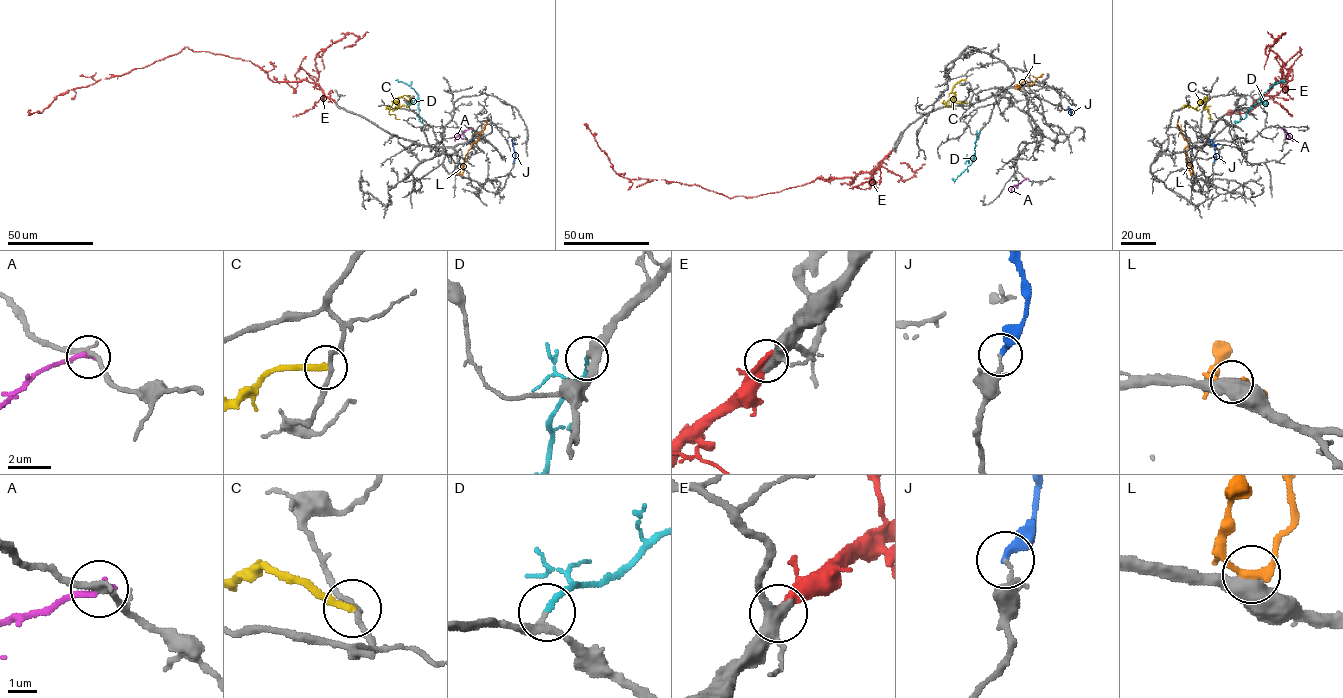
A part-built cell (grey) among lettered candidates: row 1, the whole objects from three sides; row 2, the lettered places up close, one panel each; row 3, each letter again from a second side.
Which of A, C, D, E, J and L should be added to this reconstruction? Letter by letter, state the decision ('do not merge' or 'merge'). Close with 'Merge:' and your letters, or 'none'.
A: do not merge
C: do not merge
D: merge
E: merge
J: do not merge
L: do not merge
Merge: D, E

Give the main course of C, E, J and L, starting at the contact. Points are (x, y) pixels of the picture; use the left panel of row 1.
C: (408, 107), (402, 105), (395, 108), (398, 103), (394, 102), (389, 108), (388, 113), (400, 119)
E: (335, 102), (313, 83), (273, 82), (249, 61), (184, 47), (142, 68), (62, 93), (41, 112), (30, 110)
J: (513, 161), (515, 153), (511, 140)
L: (461, 175), (465, 156), (478, 139), (487, 119)

